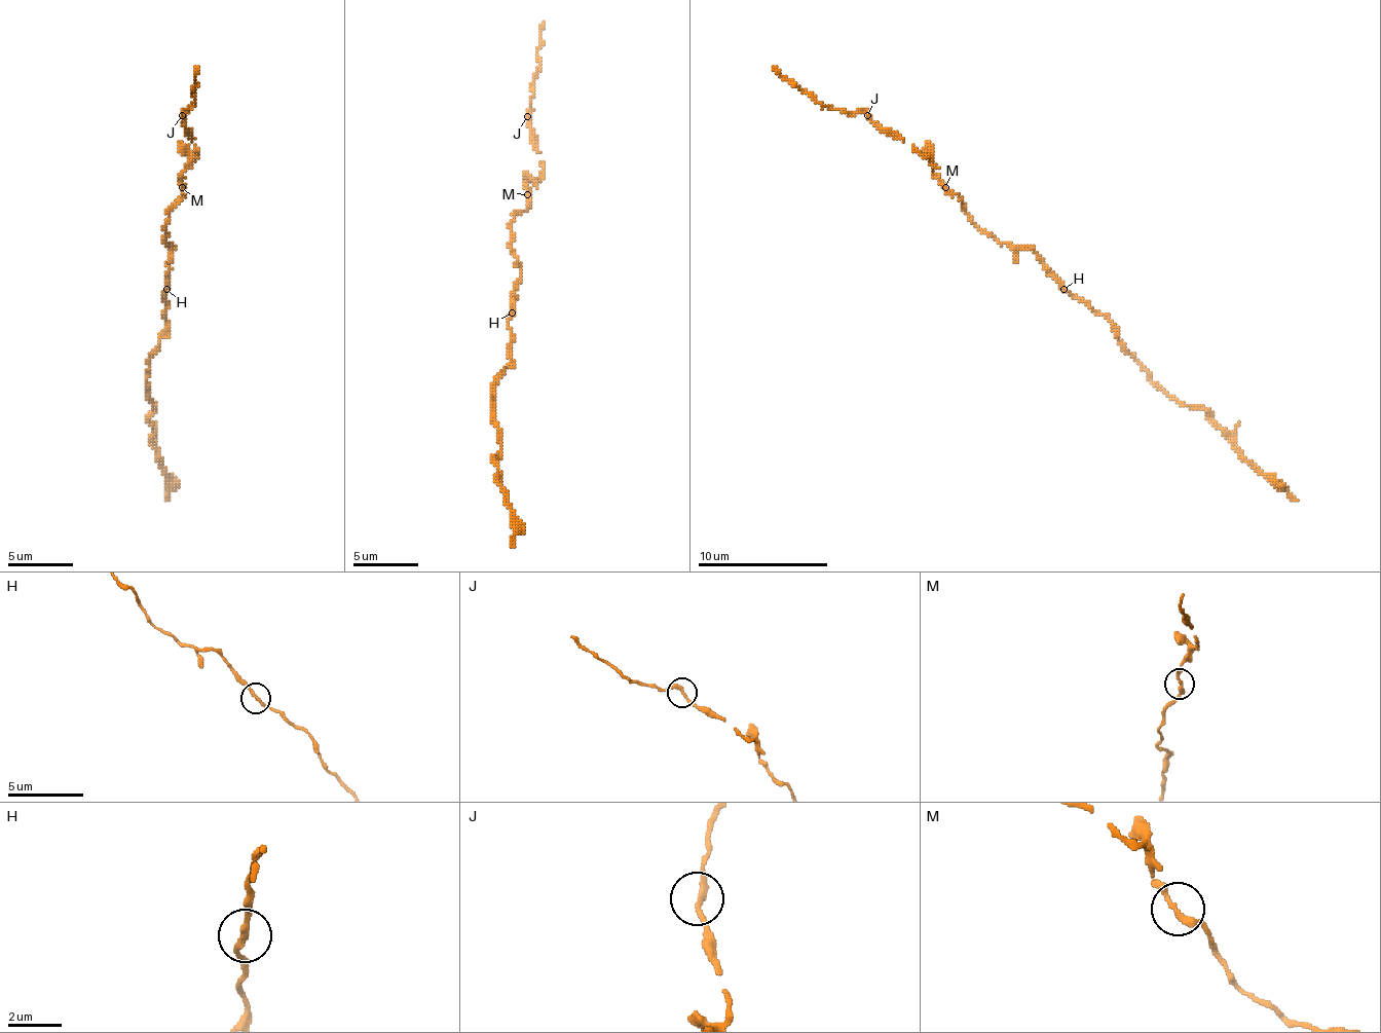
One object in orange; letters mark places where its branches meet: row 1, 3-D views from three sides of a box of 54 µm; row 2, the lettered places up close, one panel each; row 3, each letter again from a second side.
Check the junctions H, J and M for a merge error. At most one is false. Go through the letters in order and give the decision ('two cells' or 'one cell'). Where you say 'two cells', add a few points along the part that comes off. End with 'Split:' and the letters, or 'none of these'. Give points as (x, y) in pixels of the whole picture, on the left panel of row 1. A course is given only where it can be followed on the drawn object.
H: two cells | (165, 288), (165, 324), (146, 382), (146, 396), (156, 406), (149, 415), (152, 448), (169, 474), (165, 501)
J: one cell
M: one cell
Split: H

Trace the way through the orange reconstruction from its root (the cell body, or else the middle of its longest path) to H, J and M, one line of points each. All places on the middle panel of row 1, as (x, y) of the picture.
H: (514, 292), (514, 308), (511, 311)
J: (514, 292), (521, 263), (511, 247), (511, 224), (527, 208), (527, 185), (544, 169), (527, 116)
M: (514, 292), (514, 286), (521, 280), (521, 263), (511, 247), (511, 224), (527, 208), (527, 194)

